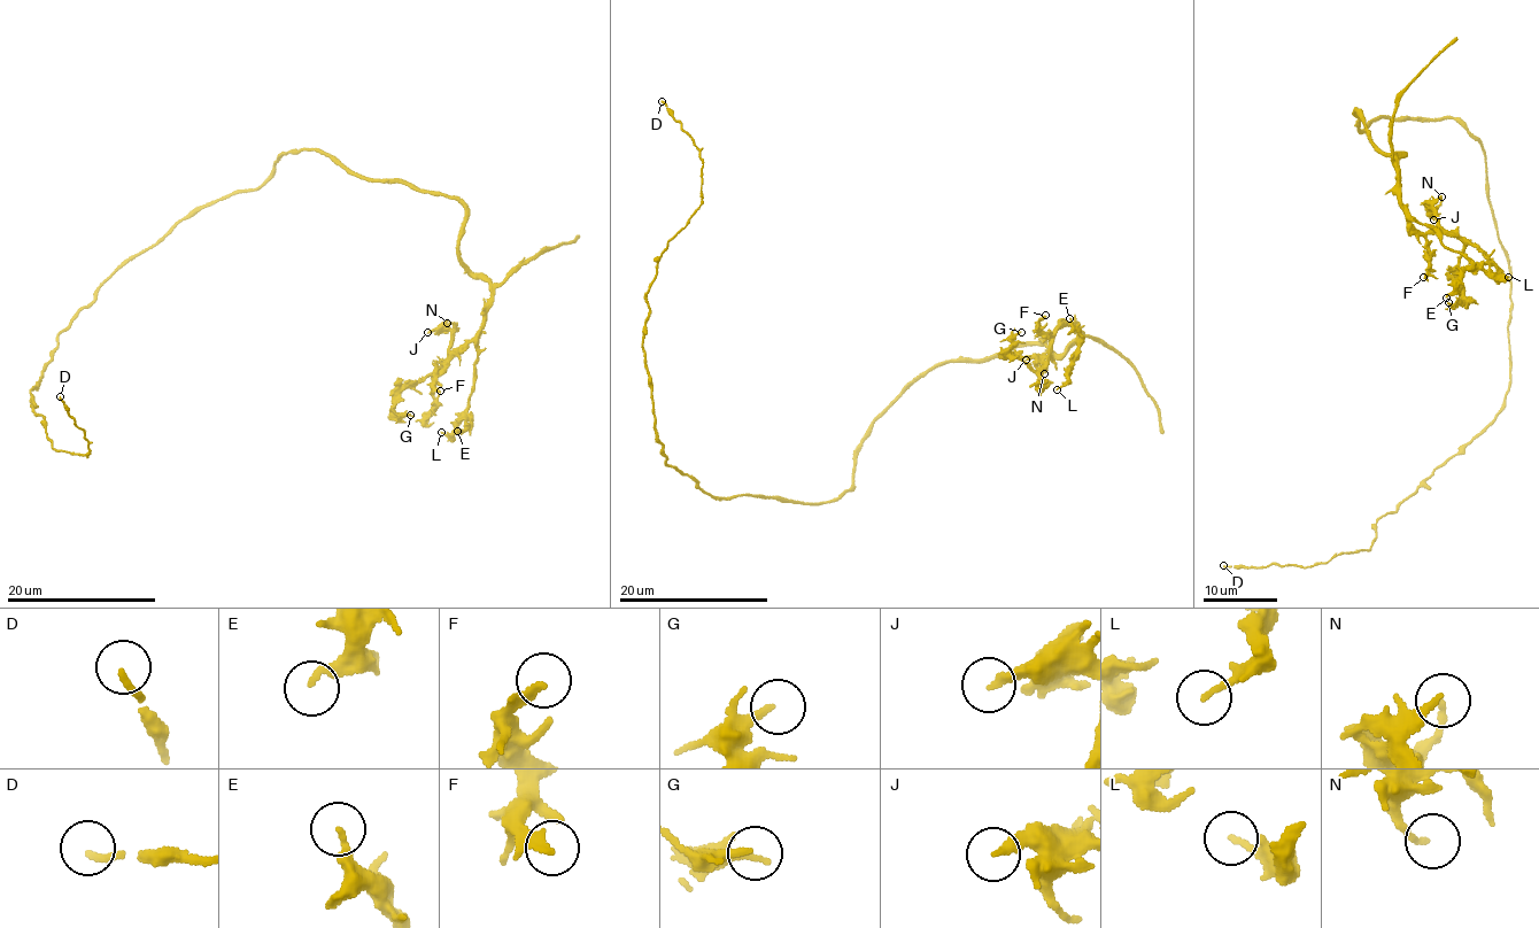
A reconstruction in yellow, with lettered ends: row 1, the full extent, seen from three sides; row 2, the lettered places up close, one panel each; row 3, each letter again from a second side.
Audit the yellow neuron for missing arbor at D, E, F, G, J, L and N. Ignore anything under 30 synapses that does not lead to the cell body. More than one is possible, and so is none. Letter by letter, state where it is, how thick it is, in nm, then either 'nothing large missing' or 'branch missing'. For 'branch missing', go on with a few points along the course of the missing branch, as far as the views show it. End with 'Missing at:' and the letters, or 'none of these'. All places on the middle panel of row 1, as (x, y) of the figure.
D: (662, 101) | 190 nm | nothing large missing
E: (1069, 318) | 200 nm | nothing large missing
F: (1045, 315) | 260 nm | nothing large missing
G: (1021, 332) | 190 nm | nothing large missing
J: (1026, 360) | 220 nm | nothing large missing
L: (1057, 389) | 150 nm | nothing large missing
N: (1044, 373) | 140 nm | nothing large missing
Missing at: none of these

